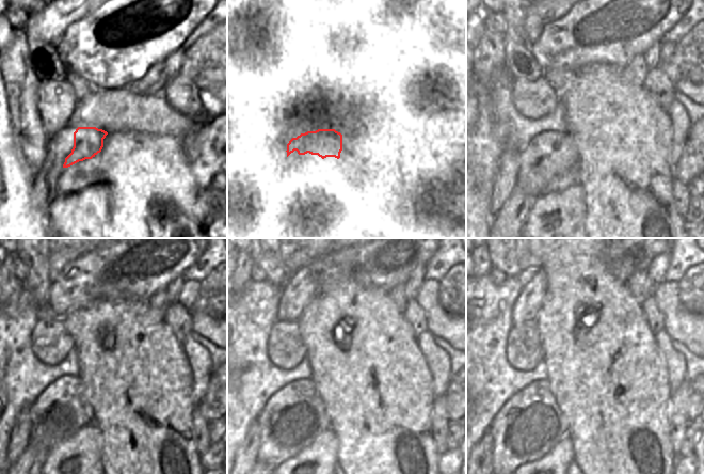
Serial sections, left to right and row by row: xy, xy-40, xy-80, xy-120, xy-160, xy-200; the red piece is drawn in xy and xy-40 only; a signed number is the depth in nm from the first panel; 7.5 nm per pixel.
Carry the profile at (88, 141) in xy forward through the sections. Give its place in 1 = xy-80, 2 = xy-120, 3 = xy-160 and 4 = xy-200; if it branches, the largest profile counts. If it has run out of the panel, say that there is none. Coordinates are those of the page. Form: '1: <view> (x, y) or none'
1: xy-80 (560, 143)
2: xy-120 (73, 383)
3: xy-160 (302, 385)
4: xy-200 (542, 386)

